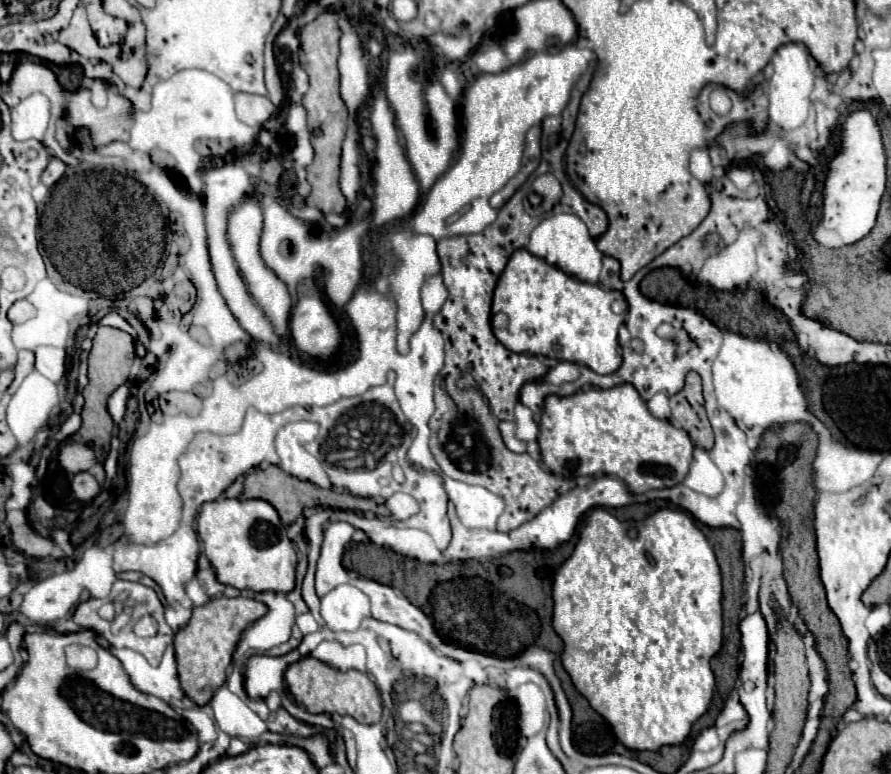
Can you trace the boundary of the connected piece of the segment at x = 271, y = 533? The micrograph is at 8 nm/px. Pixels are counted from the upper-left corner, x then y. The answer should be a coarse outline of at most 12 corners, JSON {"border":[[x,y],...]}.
{"border":[[265,500],[205,502],[221,584],[291,592],[297,556]]}

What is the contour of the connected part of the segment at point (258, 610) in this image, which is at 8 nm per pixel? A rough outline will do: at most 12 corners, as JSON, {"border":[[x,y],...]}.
{"border":[[217,596],[175,634],[183,692],[203,706],[241,632],[267,612]]}

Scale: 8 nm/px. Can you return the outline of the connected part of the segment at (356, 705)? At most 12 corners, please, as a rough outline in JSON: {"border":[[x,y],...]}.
{"border":[[305,656],[285,670],[295,702],[313,714],[381,720],[363,672]]}

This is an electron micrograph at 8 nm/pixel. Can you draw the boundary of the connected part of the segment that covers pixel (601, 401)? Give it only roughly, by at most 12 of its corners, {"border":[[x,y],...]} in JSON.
{"border":[[631,384],[547,396],[553,474],[683,482],[693,442]]}

